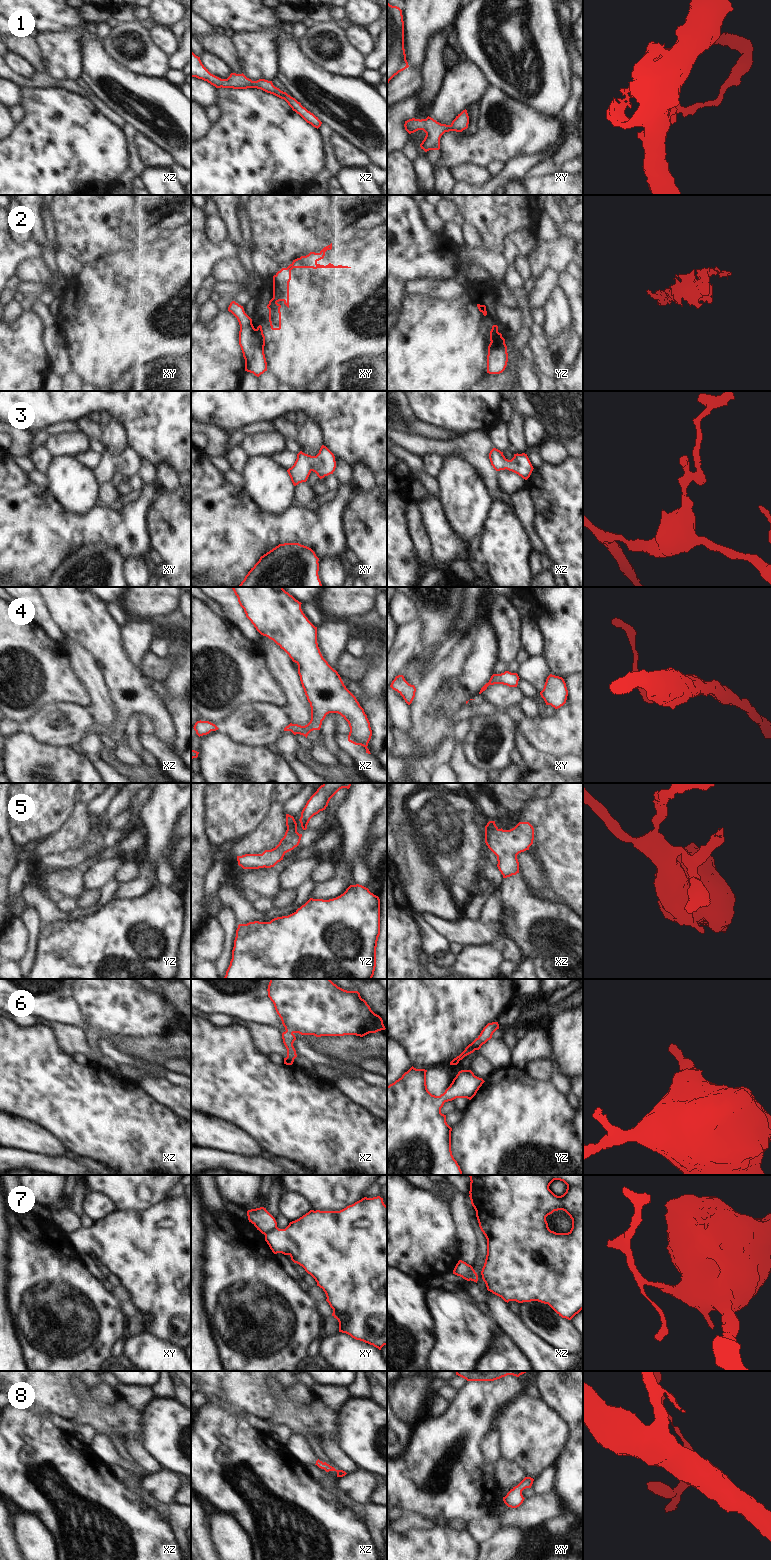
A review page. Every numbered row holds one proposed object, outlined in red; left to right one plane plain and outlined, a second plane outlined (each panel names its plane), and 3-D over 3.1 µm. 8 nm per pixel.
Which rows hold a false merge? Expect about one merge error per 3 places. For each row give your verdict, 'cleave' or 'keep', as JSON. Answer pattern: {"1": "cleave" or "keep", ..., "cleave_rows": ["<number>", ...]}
{"1": "keep", "2": "cleave", "3": "keep", "4": "keep", "5": "keep", "6": "keep", "7": "cleave", "8": "keep", "cleave_rows": ["2", "7"]}

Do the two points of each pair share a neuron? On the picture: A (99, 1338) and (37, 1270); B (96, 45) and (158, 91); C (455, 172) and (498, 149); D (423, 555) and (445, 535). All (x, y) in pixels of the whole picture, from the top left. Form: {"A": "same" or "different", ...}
{"A": "same", "B": "same", "C": "different", "D": "different"}

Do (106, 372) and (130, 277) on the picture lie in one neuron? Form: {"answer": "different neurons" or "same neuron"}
{"answer": "same neuron"}

